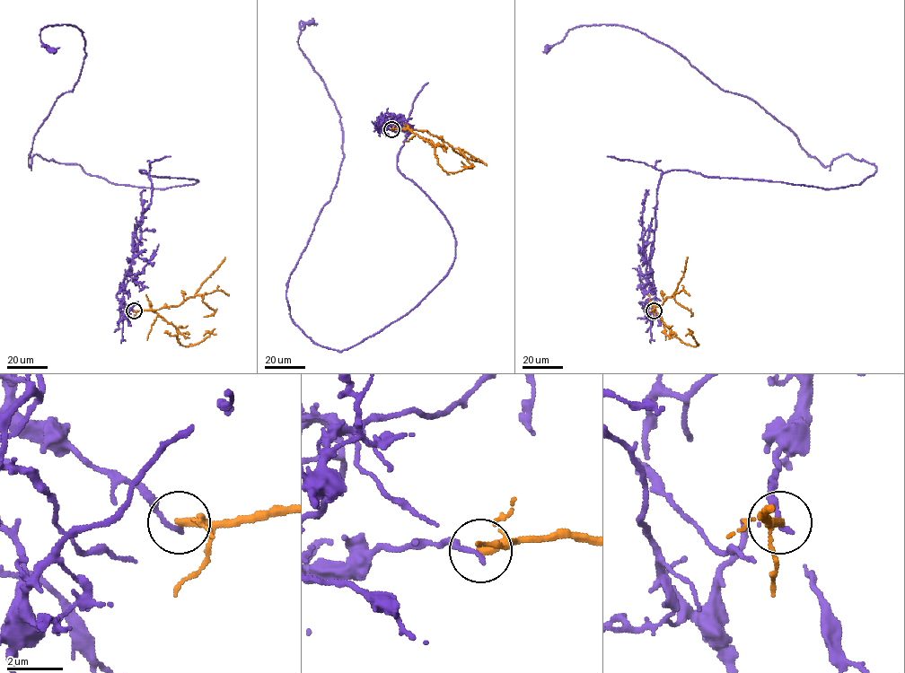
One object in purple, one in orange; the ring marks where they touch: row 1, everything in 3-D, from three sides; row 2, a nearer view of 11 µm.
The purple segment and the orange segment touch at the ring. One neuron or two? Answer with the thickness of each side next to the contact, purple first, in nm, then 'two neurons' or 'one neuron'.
160 nm thick on the purple side, 200 nm on the other; two neurons

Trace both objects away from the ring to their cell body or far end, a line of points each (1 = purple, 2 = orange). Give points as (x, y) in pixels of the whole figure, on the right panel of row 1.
1: (654, 311), (663, 173), (825, 188), (876, 167), (824, 167), (637, 30), (581, 25), (549, 47)
2: (654, 310), (672, 334), (683, 343), (697, 346), (692, 334), (686, 336)

